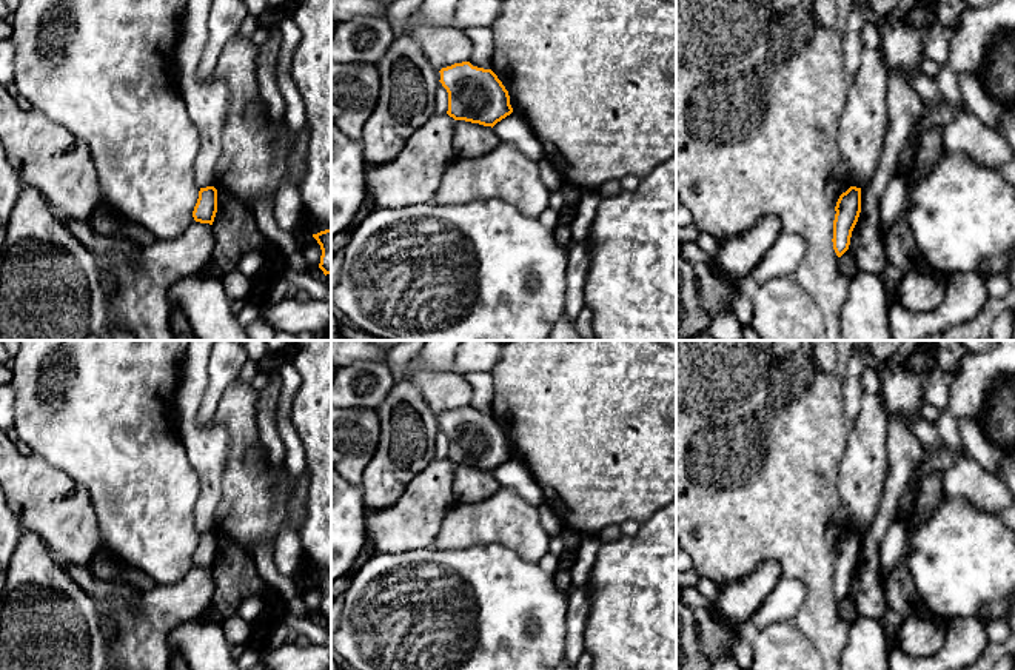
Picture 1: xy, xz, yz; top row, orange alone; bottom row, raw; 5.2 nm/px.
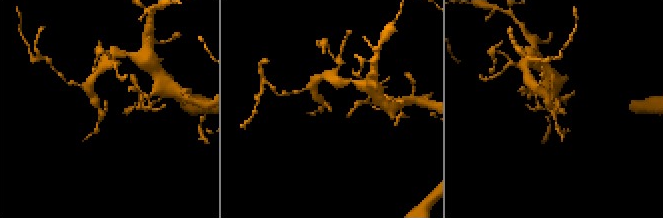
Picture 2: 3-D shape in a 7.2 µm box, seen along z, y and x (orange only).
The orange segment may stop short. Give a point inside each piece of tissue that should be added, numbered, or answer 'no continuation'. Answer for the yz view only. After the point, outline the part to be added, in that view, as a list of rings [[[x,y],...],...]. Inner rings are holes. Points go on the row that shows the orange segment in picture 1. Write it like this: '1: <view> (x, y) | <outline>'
no continuation

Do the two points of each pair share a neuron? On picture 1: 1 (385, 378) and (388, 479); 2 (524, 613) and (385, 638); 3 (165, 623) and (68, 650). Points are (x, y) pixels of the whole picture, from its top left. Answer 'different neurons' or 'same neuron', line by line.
1: different neurons
2: same neuron
3: different neurons

